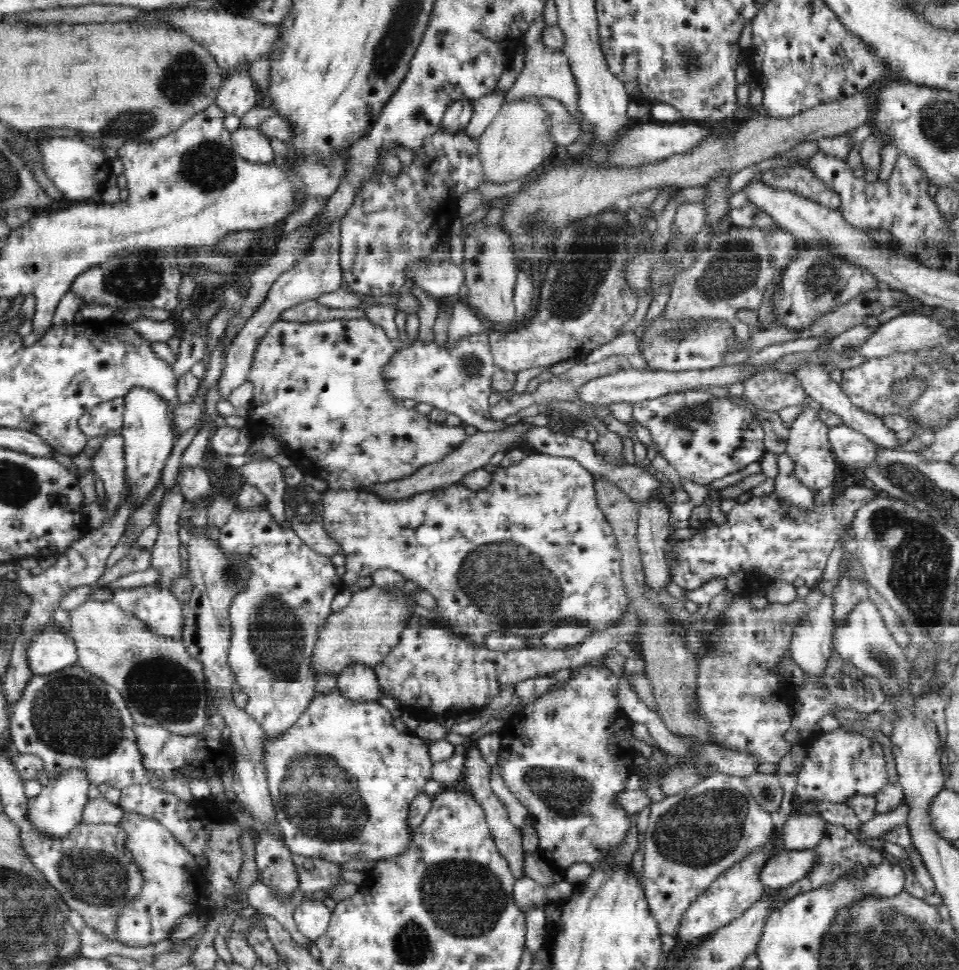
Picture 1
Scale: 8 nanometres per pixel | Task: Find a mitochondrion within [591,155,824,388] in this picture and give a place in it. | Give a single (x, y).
(736, 268)

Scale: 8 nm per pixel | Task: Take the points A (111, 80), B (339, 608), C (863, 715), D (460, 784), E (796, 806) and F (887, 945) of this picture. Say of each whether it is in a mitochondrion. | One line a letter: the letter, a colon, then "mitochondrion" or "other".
A: other
B: other
C: other
D: other
E: other
F: mitochondrion

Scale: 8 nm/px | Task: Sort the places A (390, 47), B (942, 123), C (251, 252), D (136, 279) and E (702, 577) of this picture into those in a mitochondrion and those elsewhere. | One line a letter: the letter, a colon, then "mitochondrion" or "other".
A: mitochondrion
B: mitochondrion
C: other
D: mitochondrion
E: other

